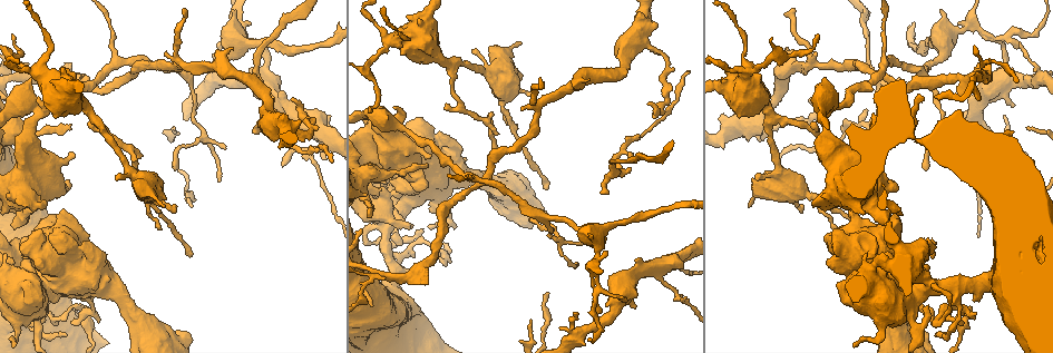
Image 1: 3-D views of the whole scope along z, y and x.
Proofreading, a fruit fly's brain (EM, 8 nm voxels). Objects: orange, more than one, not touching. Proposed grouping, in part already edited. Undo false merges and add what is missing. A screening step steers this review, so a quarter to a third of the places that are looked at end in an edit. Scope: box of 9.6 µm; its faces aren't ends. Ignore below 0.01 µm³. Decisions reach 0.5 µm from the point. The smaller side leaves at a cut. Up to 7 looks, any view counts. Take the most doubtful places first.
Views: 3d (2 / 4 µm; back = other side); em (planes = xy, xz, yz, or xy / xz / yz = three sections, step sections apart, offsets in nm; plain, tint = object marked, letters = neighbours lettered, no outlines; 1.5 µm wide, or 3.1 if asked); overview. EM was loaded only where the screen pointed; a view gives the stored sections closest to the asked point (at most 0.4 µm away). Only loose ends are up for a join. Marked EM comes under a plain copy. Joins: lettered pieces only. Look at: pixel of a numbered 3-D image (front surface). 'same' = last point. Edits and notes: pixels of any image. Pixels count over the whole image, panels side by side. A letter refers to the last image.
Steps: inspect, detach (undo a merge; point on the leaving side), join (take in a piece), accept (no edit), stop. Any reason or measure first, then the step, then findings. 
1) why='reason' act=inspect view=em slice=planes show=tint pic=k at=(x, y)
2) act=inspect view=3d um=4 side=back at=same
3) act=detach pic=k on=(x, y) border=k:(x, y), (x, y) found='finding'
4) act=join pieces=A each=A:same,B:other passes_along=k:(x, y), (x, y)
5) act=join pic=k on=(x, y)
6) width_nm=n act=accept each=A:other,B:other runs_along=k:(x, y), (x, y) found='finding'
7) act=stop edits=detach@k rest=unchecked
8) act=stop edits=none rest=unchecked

why='sudden change in width' act=inspect view=em slice=yz step=4 show=letters pic=1 at=(594, 282)

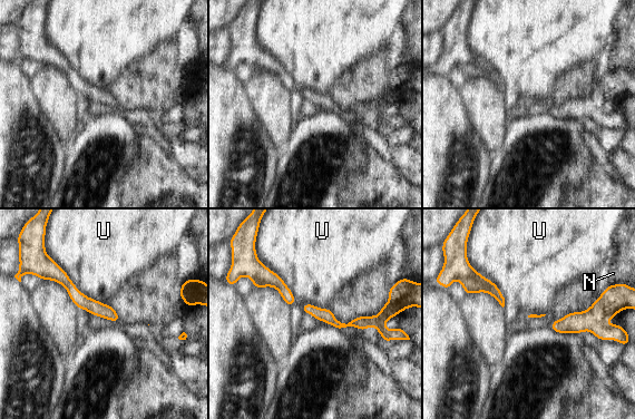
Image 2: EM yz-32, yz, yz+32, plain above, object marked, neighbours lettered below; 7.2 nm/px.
act=detach pic=2 on=(456, 266) each=N:other,U:other part_leaving=2:(49, 275), (116, 319) found='two neurons meet here'

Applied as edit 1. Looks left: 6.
why='tapers out' act=inspect view=3d um=4 pic=1 at=(115, 179)

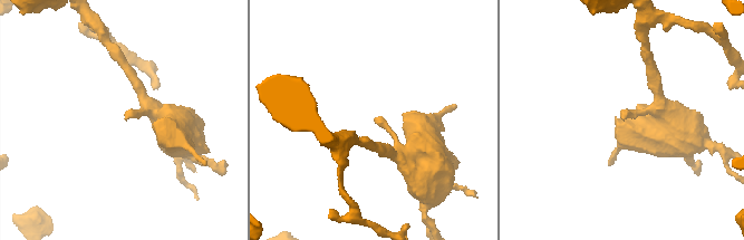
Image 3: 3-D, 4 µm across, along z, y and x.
why='now the EM' act=inspect view=em slice=planes show=letters pic=3 at=(376, 119)

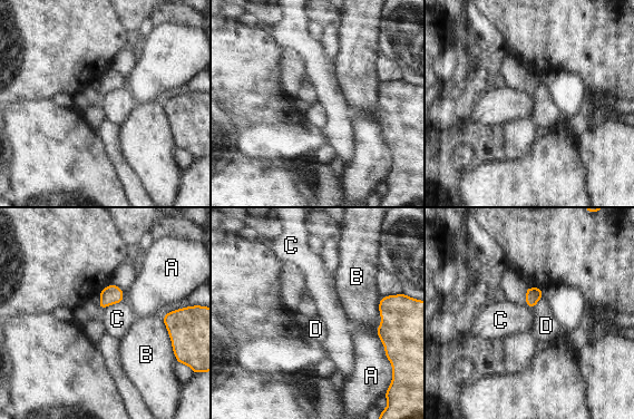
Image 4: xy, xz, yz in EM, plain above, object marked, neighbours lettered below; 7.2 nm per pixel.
width_nm=110 act=accept each=A:other,B:other,C:other,D:other border=4:(542, 296), (533, 309) found='none of them fits'

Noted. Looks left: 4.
why='free end' act=inspect view=em slice=yz step=8 show=letters pic=1 at=(609, 191)

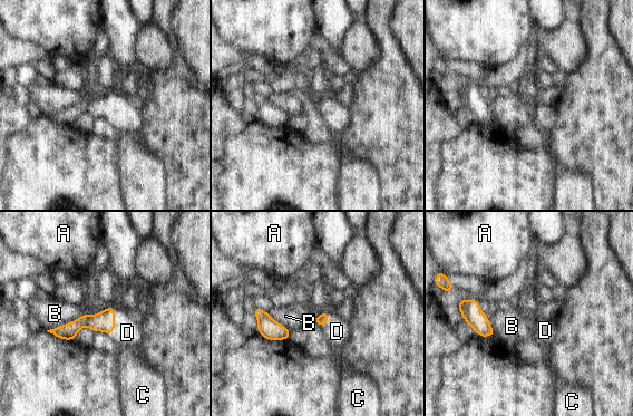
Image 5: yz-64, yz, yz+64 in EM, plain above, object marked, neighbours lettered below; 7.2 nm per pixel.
width_nm=80 longest_contact=B:280nm act=join pieces=D each=A:other,B:other,C:other,D:same found='the neuron continues'

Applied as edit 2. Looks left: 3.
act=stop edits=detach@2,join@5 rest=unchecked

